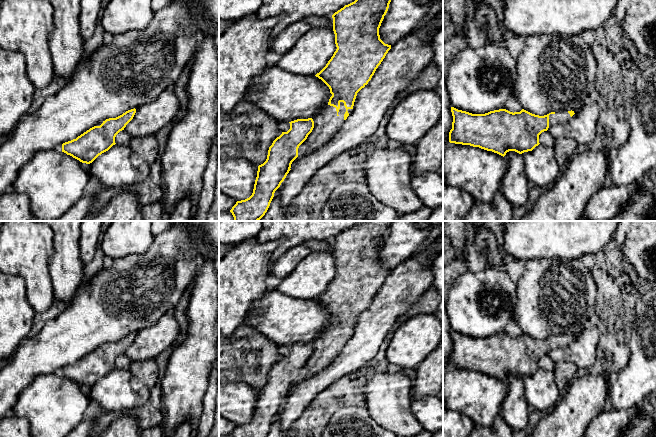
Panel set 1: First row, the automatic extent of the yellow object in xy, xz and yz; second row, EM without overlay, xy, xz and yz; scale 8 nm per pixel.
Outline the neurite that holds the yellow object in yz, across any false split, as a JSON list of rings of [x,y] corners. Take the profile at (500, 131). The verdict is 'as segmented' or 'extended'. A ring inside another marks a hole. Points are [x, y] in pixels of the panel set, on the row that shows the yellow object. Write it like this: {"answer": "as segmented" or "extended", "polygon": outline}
{"answer": "extended", "polygon": [[[451,107],[451,112],[453,122],[449,132],[450,143],[479,147],[503,157],[509,151],[519,154],[532,151],[540,144],[539,135],[542,132],[547,131],[550,126],[566,123],[575,114],[572,110],[561,110],[539,116],[524,109],[514,113],[506,109],[499,109],[485,114],[472,114],[454,107]]]}

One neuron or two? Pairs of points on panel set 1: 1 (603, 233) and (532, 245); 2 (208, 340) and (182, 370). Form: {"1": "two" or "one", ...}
{"1": "one", "2": "one"}

